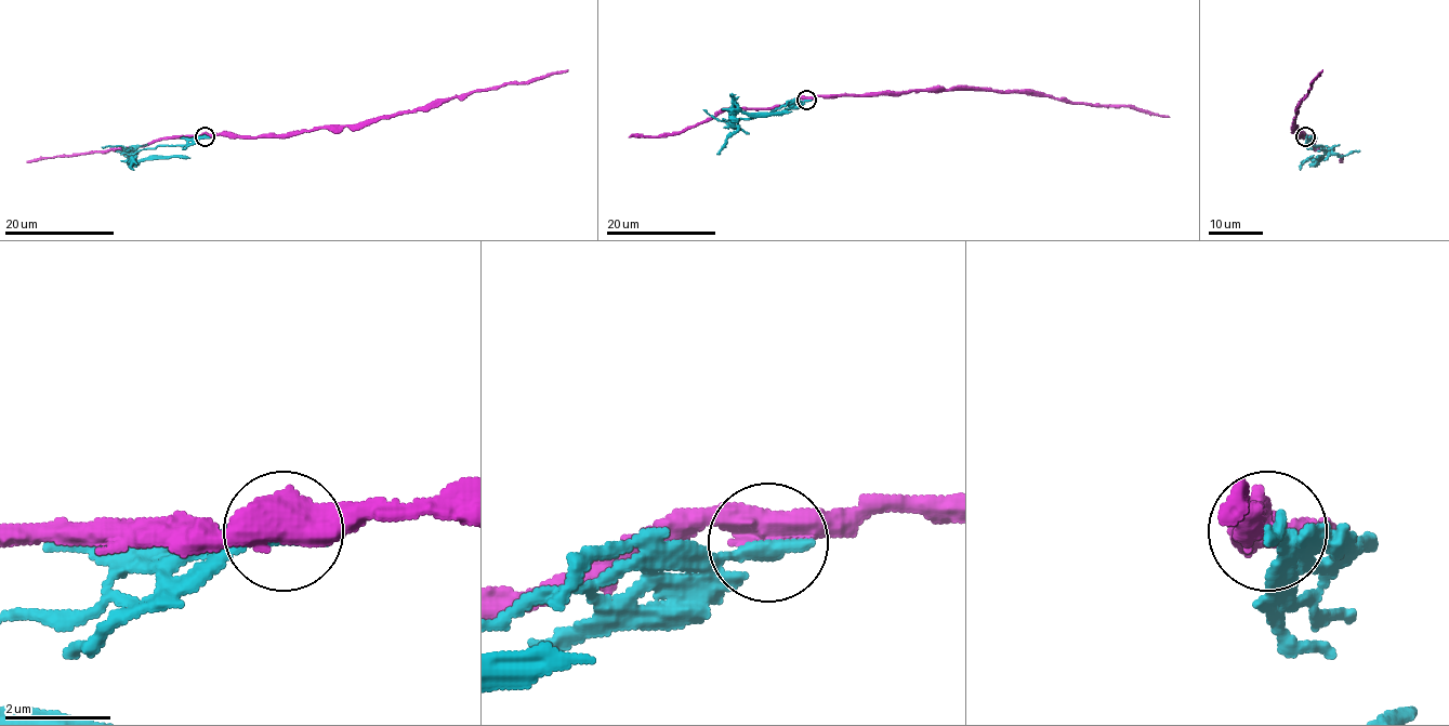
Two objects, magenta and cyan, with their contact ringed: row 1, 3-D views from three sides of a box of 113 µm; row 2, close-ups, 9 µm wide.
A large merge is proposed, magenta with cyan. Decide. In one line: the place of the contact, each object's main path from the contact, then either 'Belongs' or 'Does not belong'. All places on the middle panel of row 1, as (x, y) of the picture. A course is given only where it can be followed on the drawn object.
Place: (806, 100). Course of magenta: (806, 100), (819, 95), (877, 95), (912, 90), (1039, 91), (1057, 100), (1130, 106), (1170, 117). Course of cyan: (806, 100), (736, 121), (739, 111), (792, 111). Does not belong

